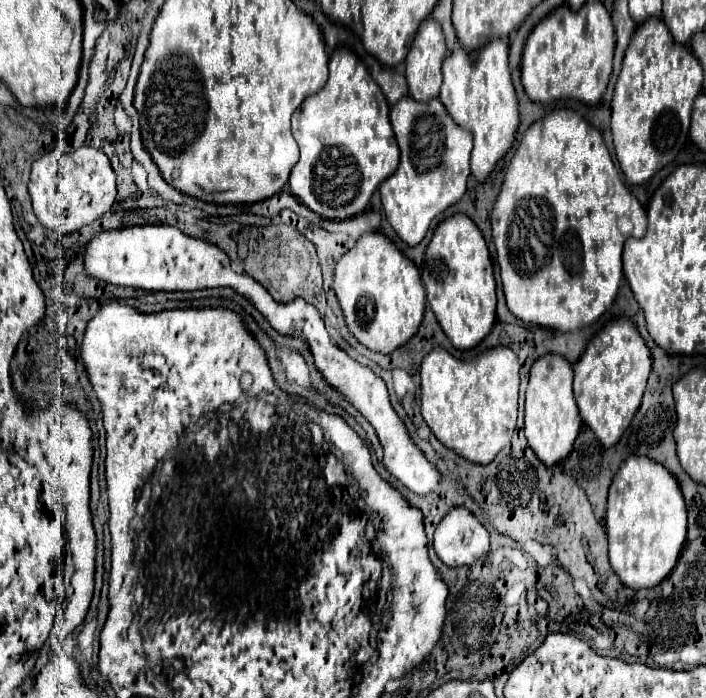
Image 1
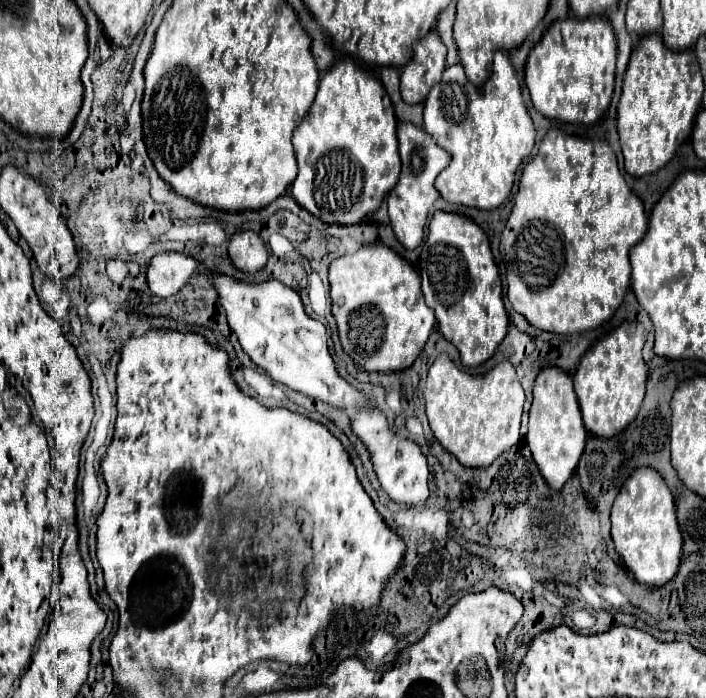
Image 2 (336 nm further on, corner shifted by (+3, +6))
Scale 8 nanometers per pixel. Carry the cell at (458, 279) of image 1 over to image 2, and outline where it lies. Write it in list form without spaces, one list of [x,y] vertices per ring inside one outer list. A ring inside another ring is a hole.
[[[435,212],[429,224],[429,236],[423,246],[421,258],[419,258],[419,276],[423,280],[423,294],[429,304],[429,308],[435,310],[437,316],[437,328],[449,340],[455,344],[455,348],[461,354],[463,366],[479,366],[487,358],[493,356],[495,348],[507,334],[509,326],[509,316],[503,306],[503,296],[501,296],[501,278],[497,264],[493,260],[491,248],[489,248],[489,238],[485,230],[475,224],[471,218],[461,216],[461,214],[449,214],[449,212]]]

